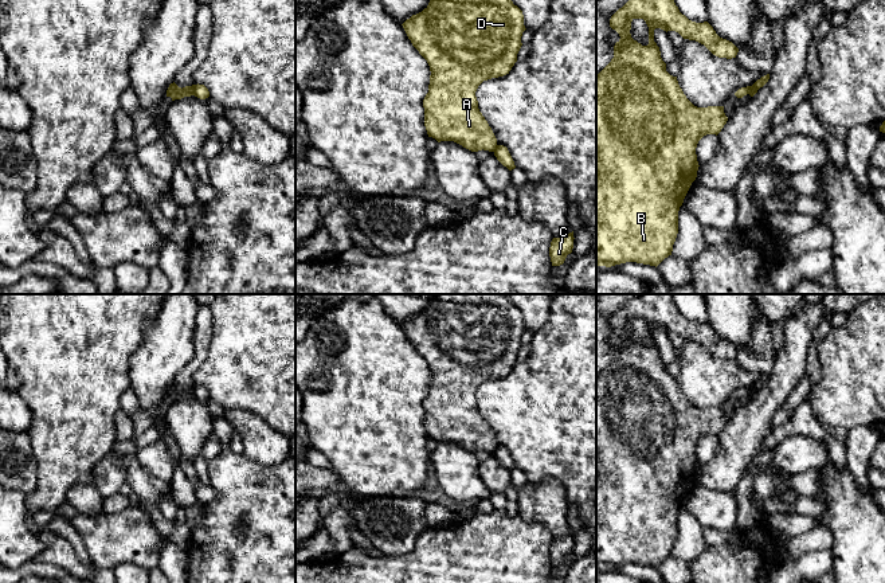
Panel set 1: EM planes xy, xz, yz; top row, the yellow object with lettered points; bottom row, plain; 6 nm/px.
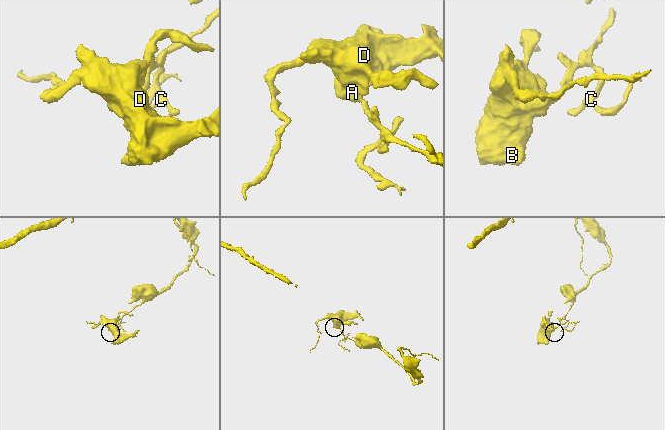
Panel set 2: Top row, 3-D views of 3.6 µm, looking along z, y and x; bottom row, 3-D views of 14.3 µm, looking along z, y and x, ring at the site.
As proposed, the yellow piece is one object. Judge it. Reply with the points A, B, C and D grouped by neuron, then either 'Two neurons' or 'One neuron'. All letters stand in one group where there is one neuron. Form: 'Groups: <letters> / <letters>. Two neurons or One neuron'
Groups: A B D / C. Two neurons

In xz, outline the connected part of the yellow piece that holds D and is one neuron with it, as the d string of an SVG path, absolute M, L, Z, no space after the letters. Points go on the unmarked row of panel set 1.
M436 294L422 313L412 316L402 326L431 372L428 394L423 400L428 438L438 443L454 442L471 453L494 453L497 439L478 410L475 392L483 382L509 375L517 363L521 337L526 330L522 312L513 305L508 294Z

